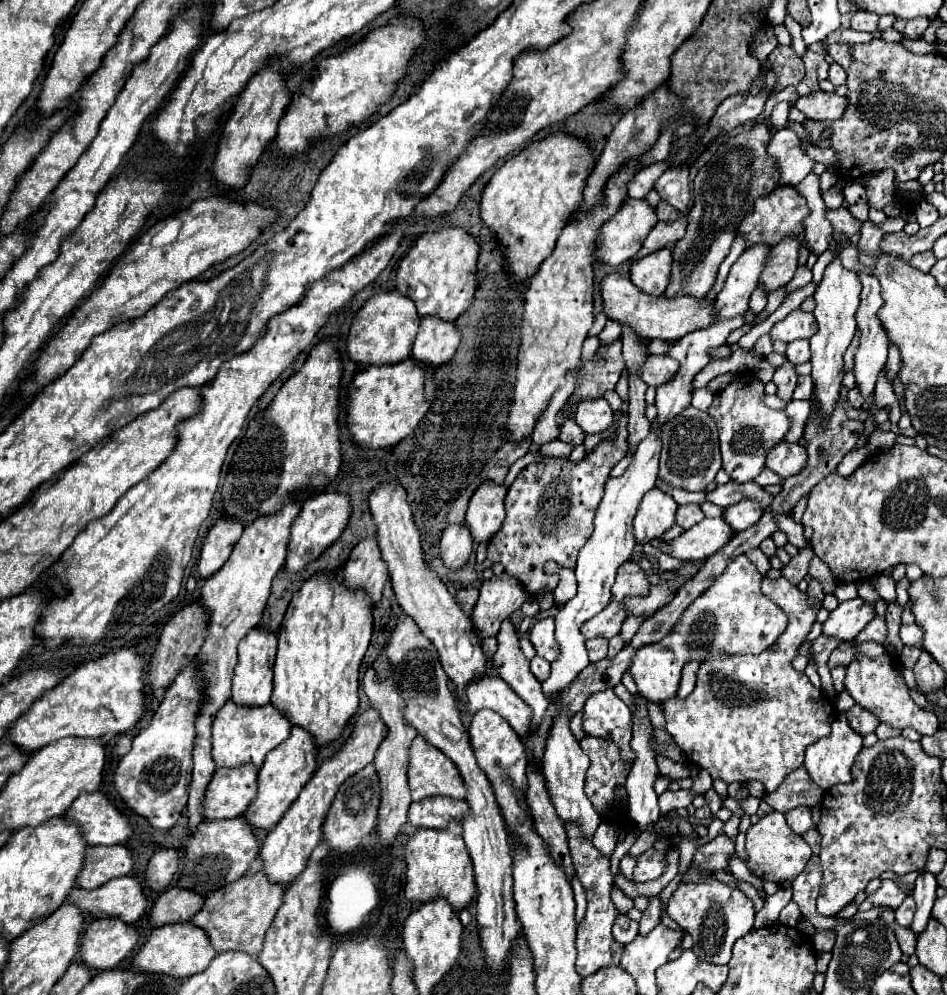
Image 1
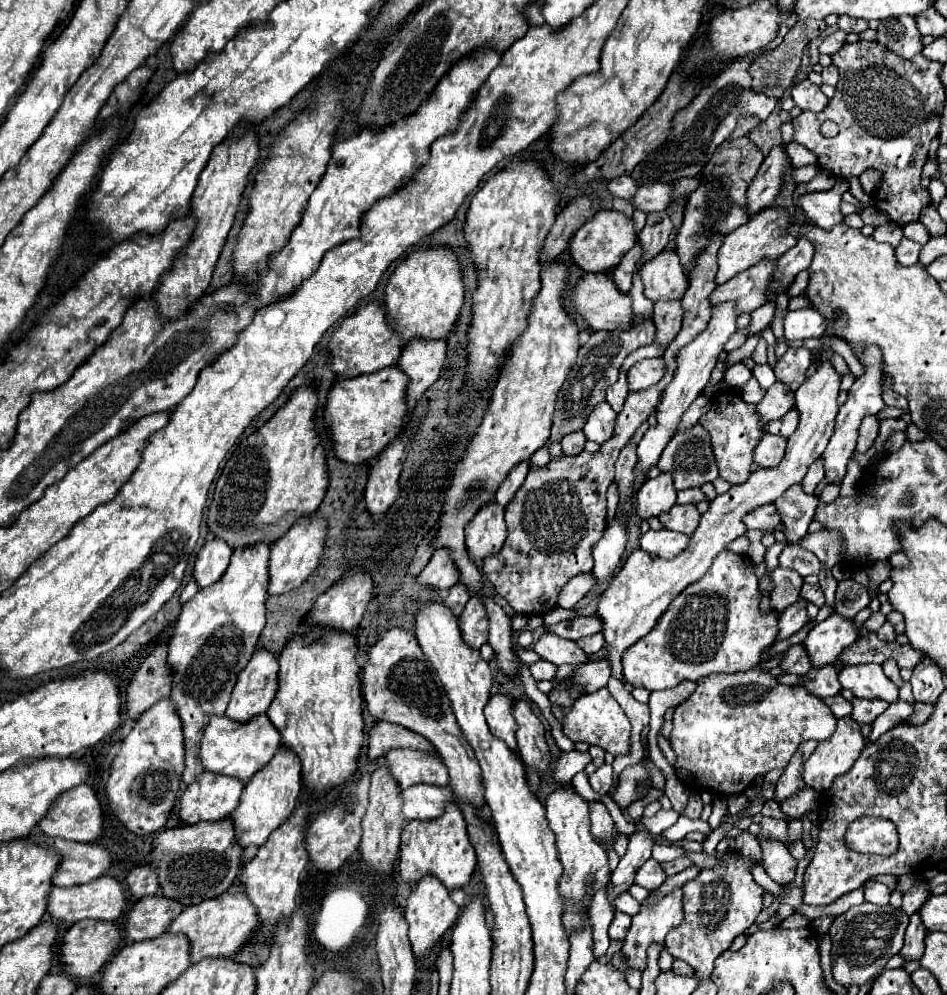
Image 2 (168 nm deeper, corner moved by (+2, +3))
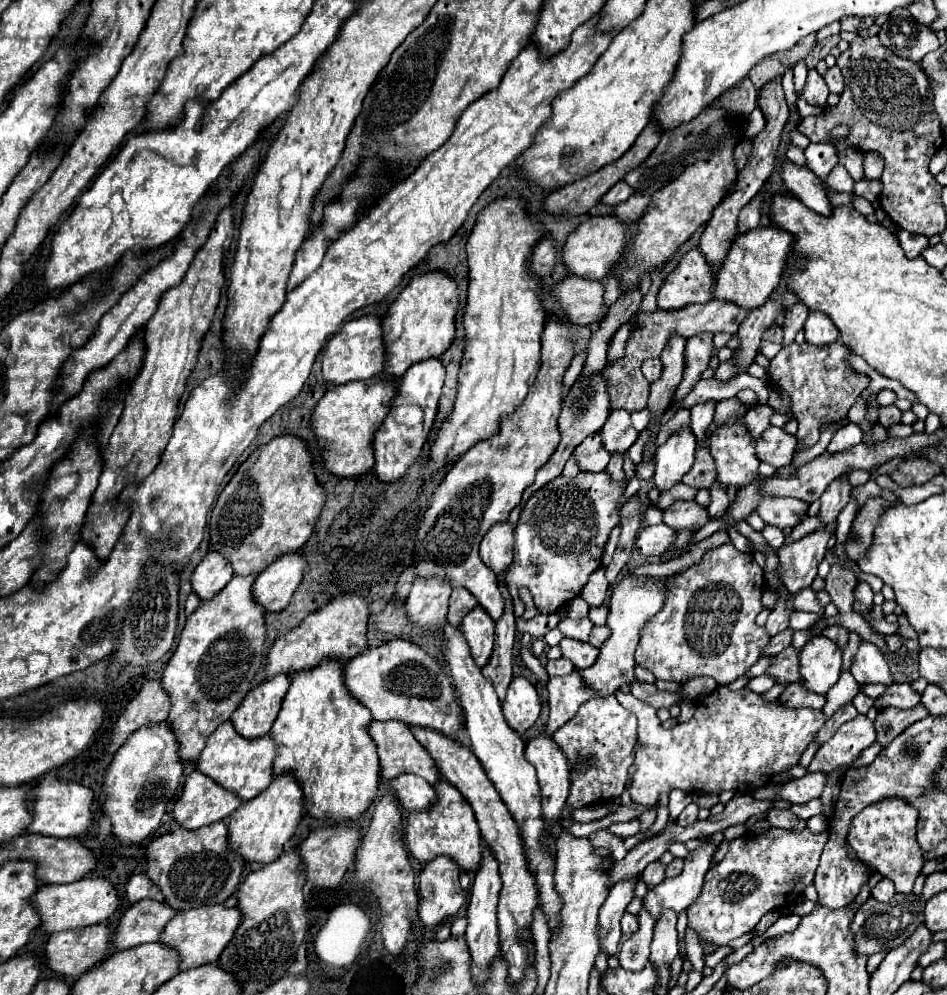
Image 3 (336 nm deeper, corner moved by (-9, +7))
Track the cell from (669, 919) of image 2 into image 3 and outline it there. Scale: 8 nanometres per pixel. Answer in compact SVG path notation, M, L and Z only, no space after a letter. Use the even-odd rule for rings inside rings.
M707 836L699 838L699 840L701 840L701 846L695 848L685 858L683 872L675 878L663 880L659 886L649 890L647 896L643 898L643 904L651 912L653 918L659 918L663 914L663 910L667 910L667 908L673 908L679 914L689 904L693 904L695 898L699 896L703 878L705 878L707 870L711 868L711 858L717 850L717 846L707 840Z

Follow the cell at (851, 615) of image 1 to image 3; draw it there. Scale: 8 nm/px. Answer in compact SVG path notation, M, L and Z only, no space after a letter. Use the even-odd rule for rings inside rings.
M825 636L811 638L799 652L799 674L805 690L825 696L827 690L839 680L841 650Z

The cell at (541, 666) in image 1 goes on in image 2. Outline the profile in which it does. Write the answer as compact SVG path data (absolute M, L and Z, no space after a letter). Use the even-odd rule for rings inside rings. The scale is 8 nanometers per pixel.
M538 660L530 666L530 672L532 672L534 680L552 680L556 674L556 666L546 660Z

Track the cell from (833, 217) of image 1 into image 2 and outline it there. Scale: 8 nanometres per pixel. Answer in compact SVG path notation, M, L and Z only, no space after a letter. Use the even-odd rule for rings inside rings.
M836 180L836 186L830 188L828 192L804 194L798 206L816 226L832 230L836 224L844 222L844 216L840 212L840 202L842 202L840 196L844 190L848 190L848 180Z

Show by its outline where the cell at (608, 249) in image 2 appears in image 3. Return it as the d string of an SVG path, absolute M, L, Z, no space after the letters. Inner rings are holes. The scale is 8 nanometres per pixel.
M613 216L589 218L569 234L563 246L563 264L569 274L575 274L579 278L589 278L589 280L603 280L605 276L611 274L617 260L621 258L625 242L627 242L625 226L617 218Z

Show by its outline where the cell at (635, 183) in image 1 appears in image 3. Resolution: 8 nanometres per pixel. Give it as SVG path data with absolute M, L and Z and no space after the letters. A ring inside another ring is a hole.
M619 182L619 184L615 184L605 196L603 196L603 204L607 204L607 206L617 206L619 202L625 202L629 196L633 194L633 190L631 188L627 188L627 182Z

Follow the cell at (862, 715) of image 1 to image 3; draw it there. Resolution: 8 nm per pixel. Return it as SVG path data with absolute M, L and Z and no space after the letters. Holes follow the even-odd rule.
M893 684L887 688L887 692L881 698L877 698L875 708L883 710L887 706L893 706L893 708L907 710L907 708L915 708L919 702L921 702L921 694L917 694L911 688L911 684Z

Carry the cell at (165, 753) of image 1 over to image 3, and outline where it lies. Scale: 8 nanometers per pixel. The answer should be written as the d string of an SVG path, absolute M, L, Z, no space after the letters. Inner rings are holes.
M165 722L159 726L145 726L133 732L125 744L115 752L113 762L103 778L105 800L101 810L109 816L113 830L111 834L123 844L133 846L145 840L153 830L159 828L161 818L169 802L177 796L183 782L183 764L177 754L179 744Z

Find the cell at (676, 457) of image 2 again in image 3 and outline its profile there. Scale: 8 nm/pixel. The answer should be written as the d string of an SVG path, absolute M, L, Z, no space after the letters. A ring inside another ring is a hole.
M697 448L695 462L691 466L691 472L683 476L683 484L691 488L709 488L717 480L715 460L709 454L709 448Z

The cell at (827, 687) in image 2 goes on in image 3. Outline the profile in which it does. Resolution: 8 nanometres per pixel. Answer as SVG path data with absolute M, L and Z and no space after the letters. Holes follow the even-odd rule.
M793 682L783 690L783 694L779 696L779 702L789 708L819 708L821 710L825 706L825 696L809 694L803 690L799 682Z

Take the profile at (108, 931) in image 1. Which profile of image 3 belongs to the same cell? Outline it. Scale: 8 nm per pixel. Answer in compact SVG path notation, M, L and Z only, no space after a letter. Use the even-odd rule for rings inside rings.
M103 924L55 932L45 944L47 966L59 976L79 978L107 956L109 942L111 928Z

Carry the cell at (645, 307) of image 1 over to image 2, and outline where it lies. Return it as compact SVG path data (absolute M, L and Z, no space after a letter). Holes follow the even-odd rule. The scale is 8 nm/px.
M608 272L584 274L584 278L578 282L572 294L572 304L584 316L584 320L588 322L592 330L610 332L610 330L620 330L620 328L632 328L632 324L636 324L636 314L632 312L632 296L620 292Z

